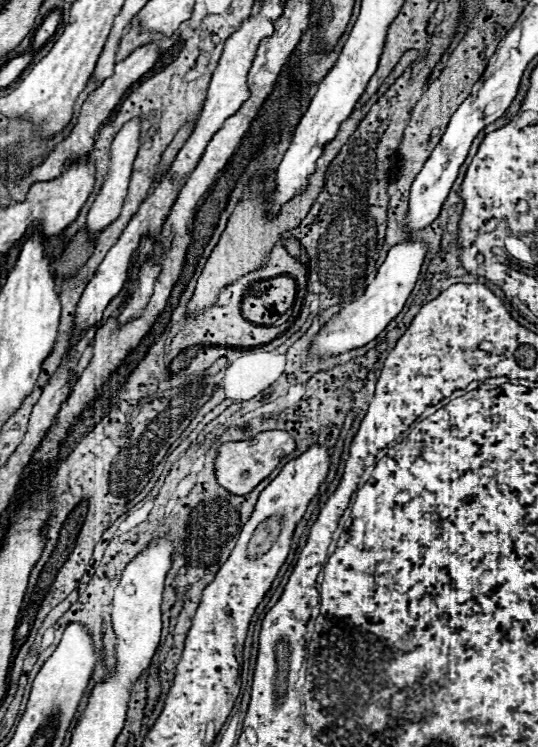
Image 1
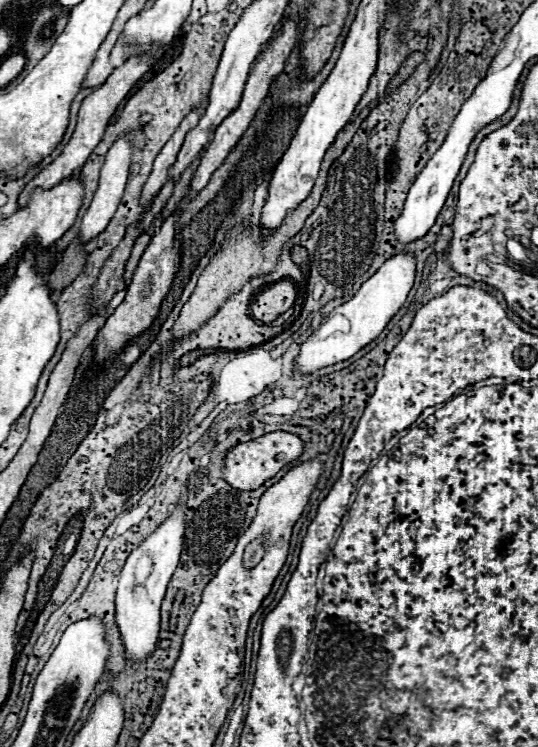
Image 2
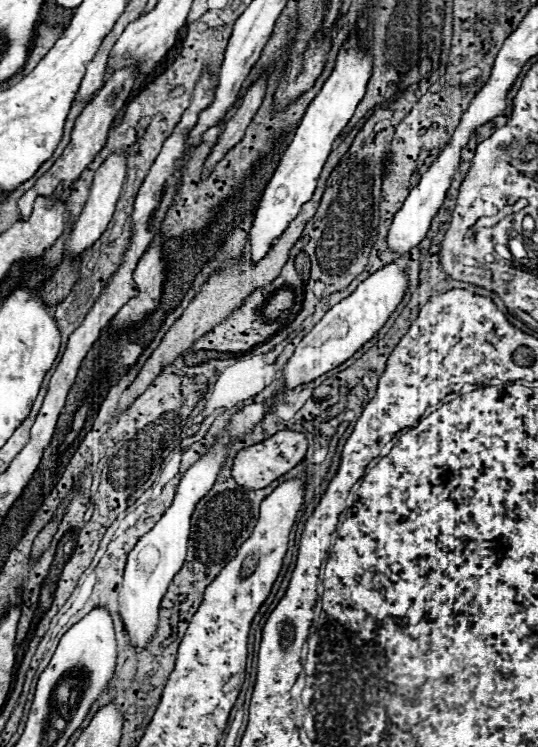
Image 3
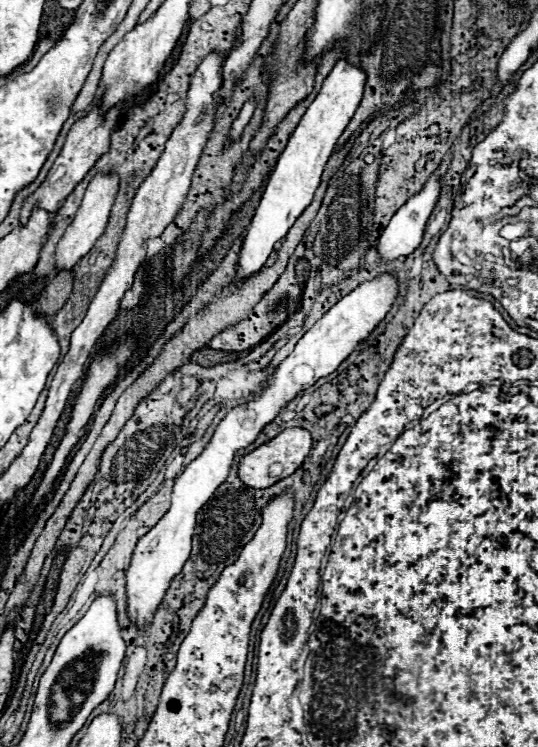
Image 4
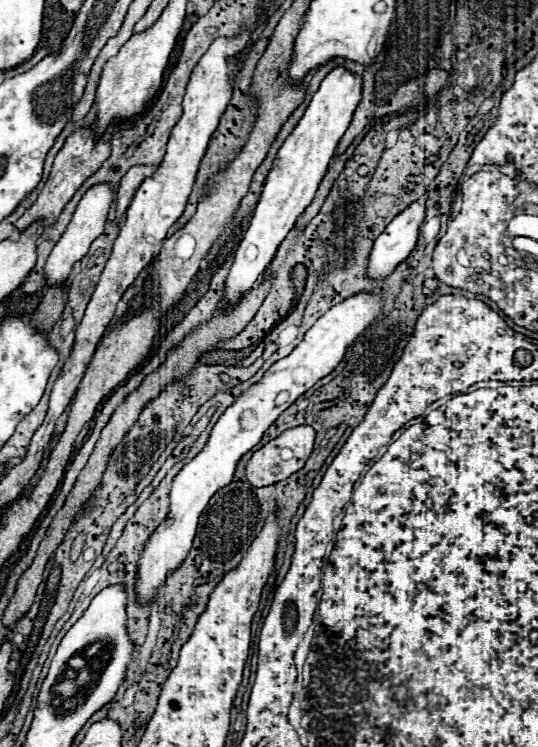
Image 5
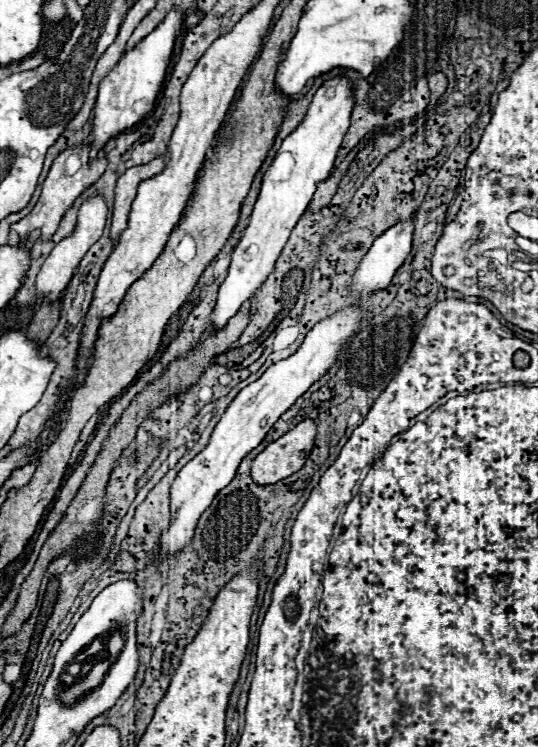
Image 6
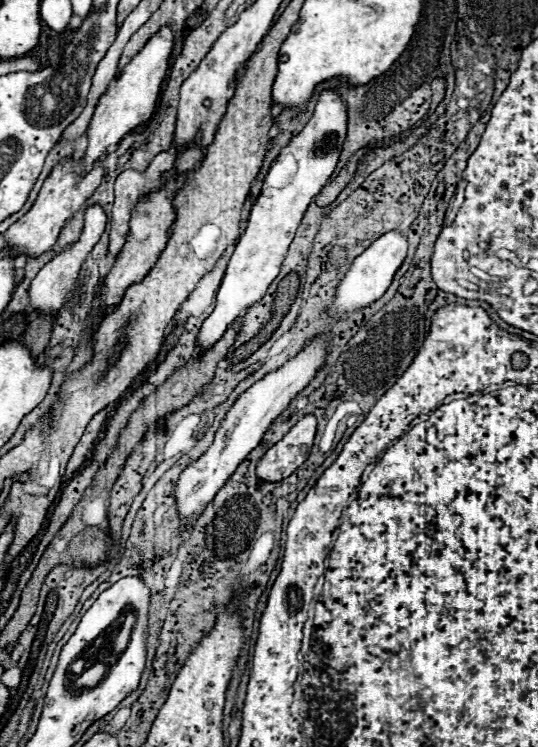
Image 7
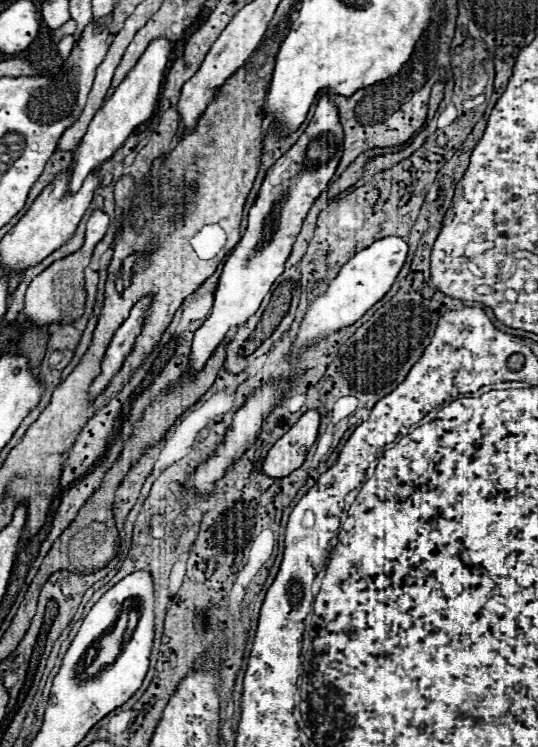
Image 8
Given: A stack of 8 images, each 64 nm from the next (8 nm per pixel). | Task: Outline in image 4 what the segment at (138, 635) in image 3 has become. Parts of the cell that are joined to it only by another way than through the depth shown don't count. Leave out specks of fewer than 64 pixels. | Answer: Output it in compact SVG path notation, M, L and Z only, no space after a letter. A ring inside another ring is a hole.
M382 272L376 278L360 284L348 296L344 296L338 304L334 304L296 344L294 352L276 368L268 386L262 390L258 400L240 404L232 408L226 418L218 424L210 444L204 452L192 460L186 470L176 478L172 490L172 506L162 516L162 520L144 534L132 554L130 568L126 570L126 612L128 618L136 624L136 628L146 630L154 618L158 604L162 602L172 578L182 570L190 556L192 534L196 526L196 512L204 506L204 502L212 496L212 492L226 480L230 464L234 460L236 450L246 448L256 440L260 430L272 422L280 410L308 386L316 384L316 380L332 374L360 344L366 340L370 332L386 318L392 304L396 302L400 292L400 282L394 274Z

